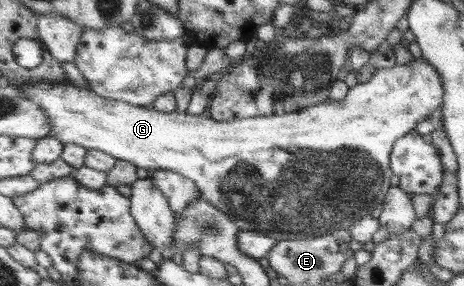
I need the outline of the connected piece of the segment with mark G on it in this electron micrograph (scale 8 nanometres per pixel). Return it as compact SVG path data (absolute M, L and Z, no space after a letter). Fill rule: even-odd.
M413 59L411 64L407 64L407 66L398 64L395 68L383 68L383 70L379 70L369 82L363 84L357 83L352 87L343 101L327 101L301 111L291 112L290 114L277 116L256 115L255 117L247 119L234 119L231 121L213 119L206 112L202 115L175 111L163 113L154 109L149 109L148 107L133 106L127 104L127 102L105 98L103 95L96 94L90 89L87 90L87 88L73 86L70 82L57 82L57 84L41 82L41 84L25 86L25 88L20 88L20 90L23 96L28 96L31 101L35 101L35 103L39 105L39 108L45 111L45 115L51 119L50 135L58 138L63 144L80 144L88 148L88 150L101 150L114 156L116 159L128 160L145 170L151 168L153 170L163 169L175 171L177 174L181 174L181 176L193 180L195 185L199 188L201 196L203 196L202 198L207 199L210 203L213 203L223 210L224 213L227 213L241 231L255 231L266 234L278 241L307 240L310 238L317 238L317 236L331 234L336 230L348 230L356 222L369 216L375 208L380 208L386 201L386 196L390 193L390 189L392 188L391 176L394 175L394 172L390 167L390 158L395 143L401 137L411 133L413 126L415 126L417 122L425 120L433 110L437 110L439 106L442 106L441 96L444 96L439 75L427 64L427 61L423 59Z

